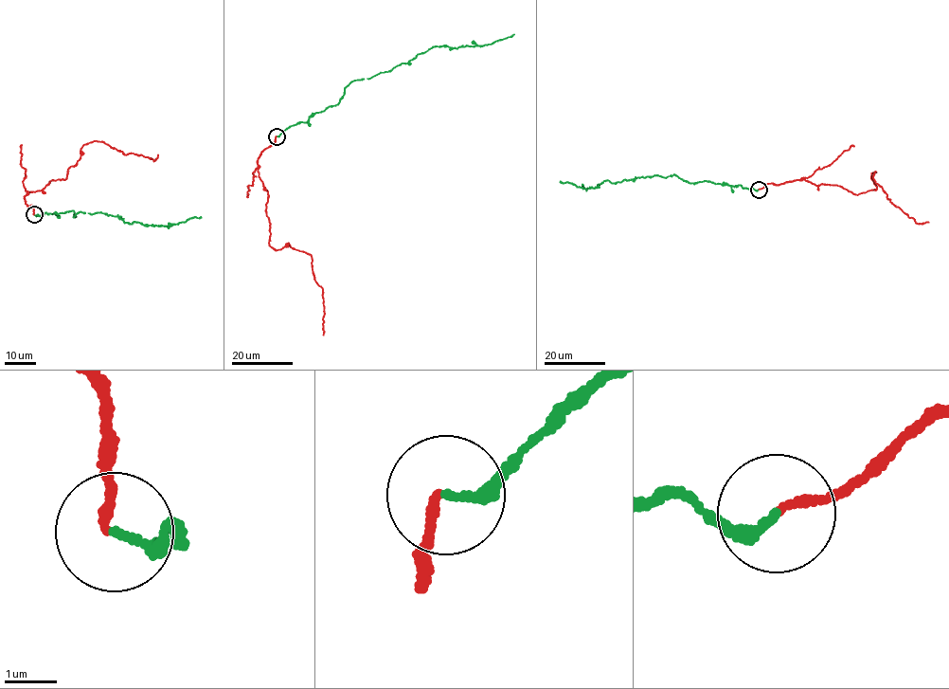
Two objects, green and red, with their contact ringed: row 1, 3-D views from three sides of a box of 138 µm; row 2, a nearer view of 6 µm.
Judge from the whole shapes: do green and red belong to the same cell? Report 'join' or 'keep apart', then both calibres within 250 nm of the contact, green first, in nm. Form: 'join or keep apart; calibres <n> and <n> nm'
join; calibres 160 and 160 nm

